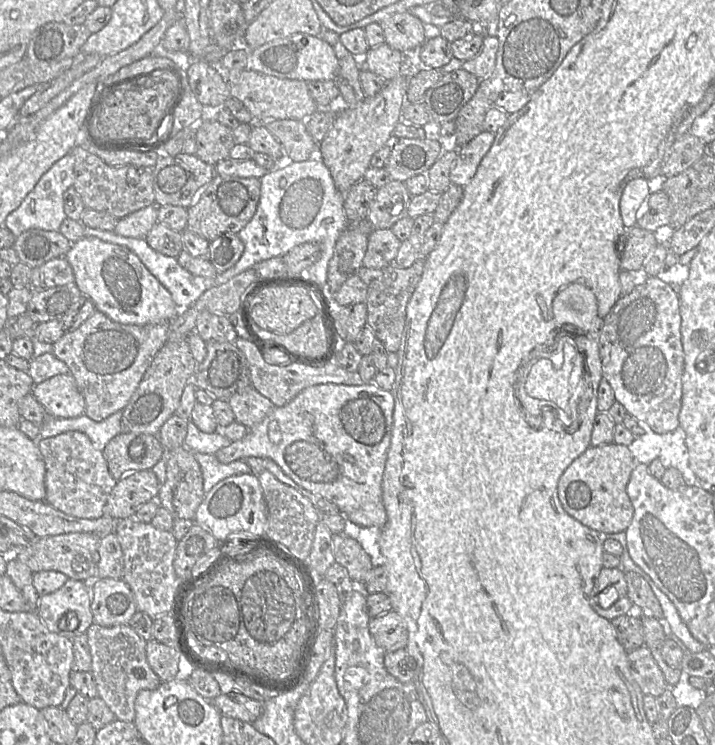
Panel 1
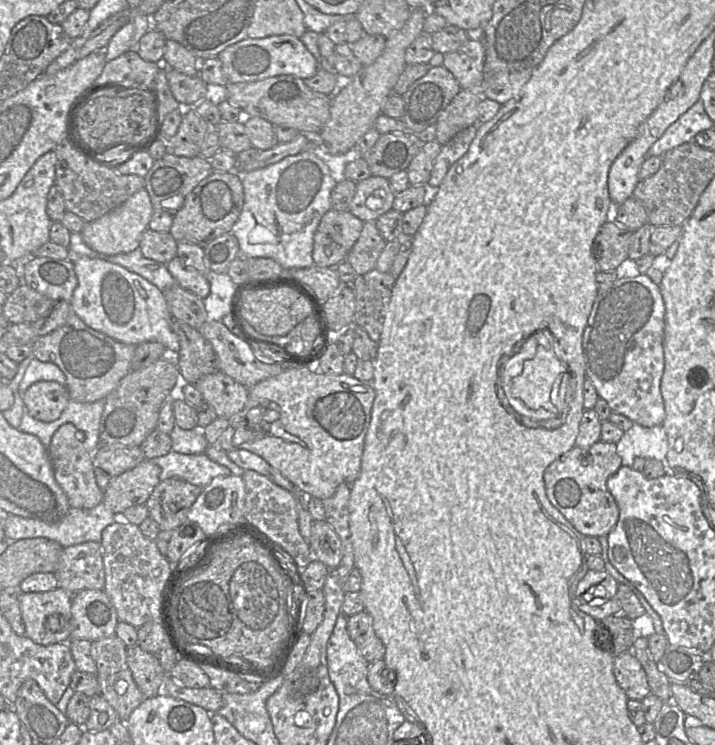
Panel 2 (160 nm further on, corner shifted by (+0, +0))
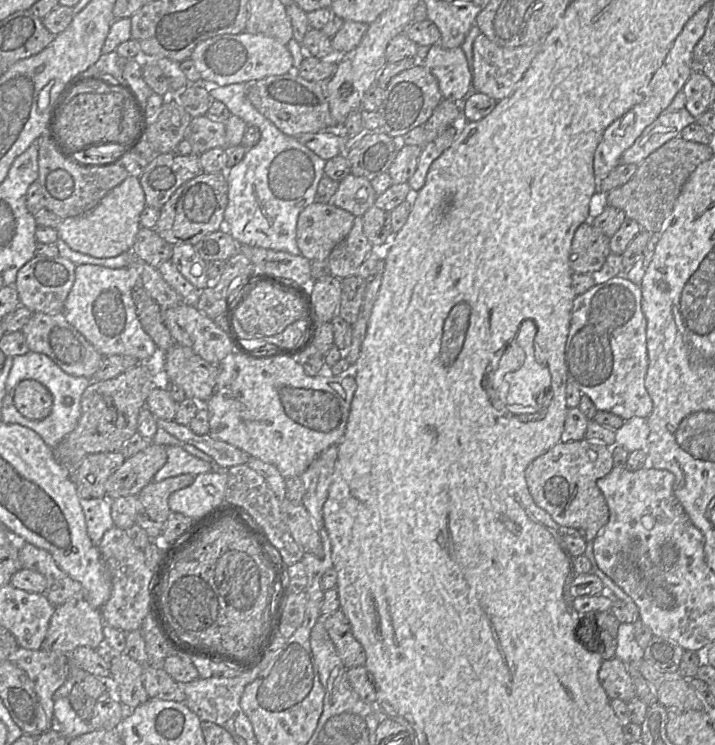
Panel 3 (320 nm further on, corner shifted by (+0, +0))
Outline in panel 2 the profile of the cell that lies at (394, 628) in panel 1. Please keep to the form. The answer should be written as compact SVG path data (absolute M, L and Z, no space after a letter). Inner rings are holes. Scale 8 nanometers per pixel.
M365 611L348 617L347 631L361 655L369 663L384 660L385 645L376 635L373 619Z

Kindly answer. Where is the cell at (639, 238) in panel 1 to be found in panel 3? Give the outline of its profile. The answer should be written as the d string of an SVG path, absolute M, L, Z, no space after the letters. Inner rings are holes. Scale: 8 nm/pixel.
M588 220L575 231L570 251L570 267L576 273L592 274L602 269L611 253L610 237Z

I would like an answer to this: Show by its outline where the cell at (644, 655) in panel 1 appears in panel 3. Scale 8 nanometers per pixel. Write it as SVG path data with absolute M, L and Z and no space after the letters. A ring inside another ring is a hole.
M614 657L603 660L598 672L599 681L610 699L621 699L625 702L636 697L636 690L627 666Z

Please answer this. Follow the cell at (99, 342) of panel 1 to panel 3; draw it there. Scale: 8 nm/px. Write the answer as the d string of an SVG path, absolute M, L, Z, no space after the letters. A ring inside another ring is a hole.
M62 312L33 313L29 321L22 327L21 332L26 339L29 351L47 355L64 372L73 376L90 379L104 359L104 356L66 320Z

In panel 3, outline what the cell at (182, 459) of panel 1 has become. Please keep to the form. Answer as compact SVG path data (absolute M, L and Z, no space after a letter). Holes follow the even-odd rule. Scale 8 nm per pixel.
M181 474L160 482L150 482L137 495L138 511L135 524L142 527L151 539L159 536L171 513L168 499L170 495L190 486L195 476Z

